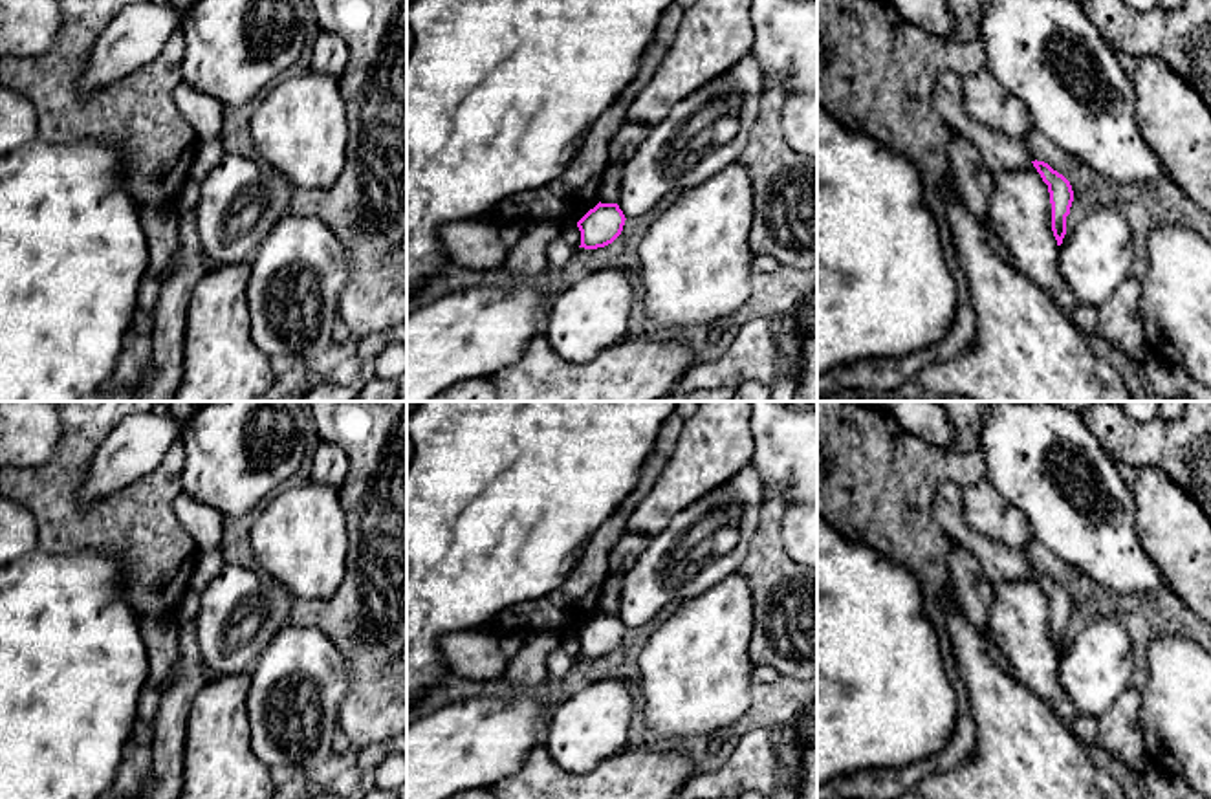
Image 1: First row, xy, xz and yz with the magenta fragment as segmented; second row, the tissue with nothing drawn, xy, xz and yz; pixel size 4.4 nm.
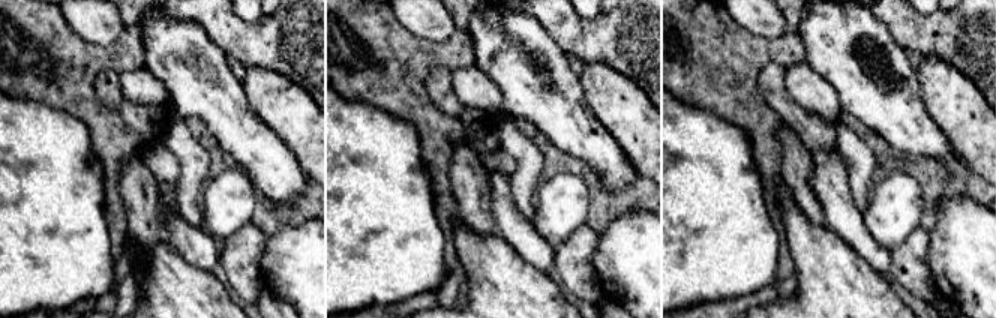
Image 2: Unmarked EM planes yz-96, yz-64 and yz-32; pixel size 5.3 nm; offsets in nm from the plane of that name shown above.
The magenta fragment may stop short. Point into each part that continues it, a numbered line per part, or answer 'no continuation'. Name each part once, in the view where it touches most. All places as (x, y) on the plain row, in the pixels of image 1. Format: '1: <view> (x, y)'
no continuation

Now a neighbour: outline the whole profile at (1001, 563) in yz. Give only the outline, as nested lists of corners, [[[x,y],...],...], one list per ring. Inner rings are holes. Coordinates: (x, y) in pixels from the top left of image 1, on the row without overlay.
[[[945,480],[936,487],[933,515],[953,542],[976,557],[991,583],[1020,581],[1031,574],[1022,552],[978,533],[967,522],[958,484]]]

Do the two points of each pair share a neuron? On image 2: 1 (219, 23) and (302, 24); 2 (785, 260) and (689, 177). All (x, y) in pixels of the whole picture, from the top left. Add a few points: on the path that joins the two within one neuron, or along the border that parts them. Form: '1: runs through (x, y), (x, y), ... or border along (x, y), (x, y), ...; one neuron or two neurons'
1: runs through (240, 35), (270, 35), (281, 26); one neuron
2: border along (779, 234), (777, 270), (774, 278), (762, 287); two neurons

